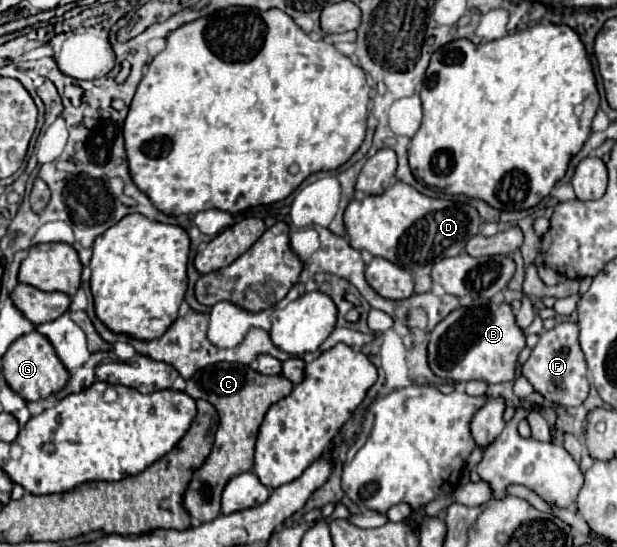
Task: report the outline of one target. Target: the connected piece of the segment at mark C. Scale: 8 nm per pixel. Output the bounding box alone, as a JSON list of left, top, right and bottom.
[184,363,292,523]

